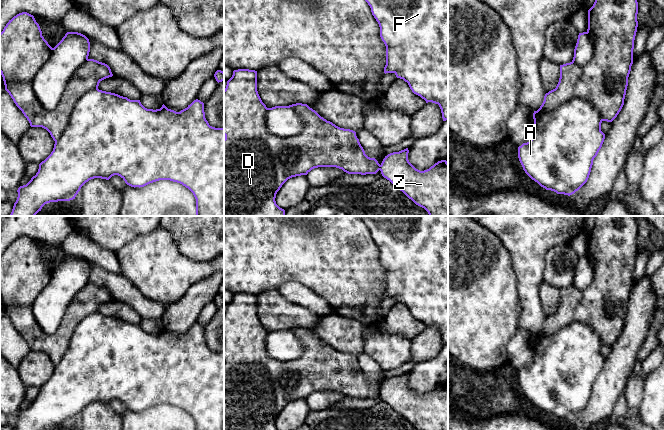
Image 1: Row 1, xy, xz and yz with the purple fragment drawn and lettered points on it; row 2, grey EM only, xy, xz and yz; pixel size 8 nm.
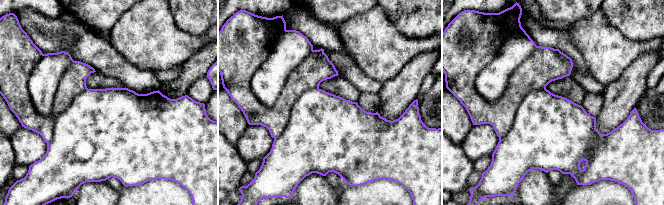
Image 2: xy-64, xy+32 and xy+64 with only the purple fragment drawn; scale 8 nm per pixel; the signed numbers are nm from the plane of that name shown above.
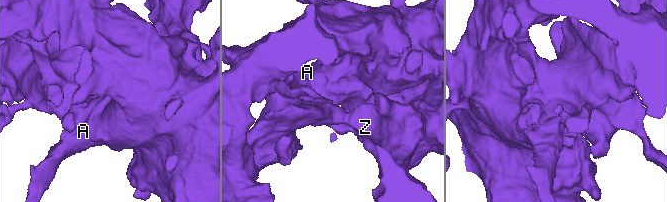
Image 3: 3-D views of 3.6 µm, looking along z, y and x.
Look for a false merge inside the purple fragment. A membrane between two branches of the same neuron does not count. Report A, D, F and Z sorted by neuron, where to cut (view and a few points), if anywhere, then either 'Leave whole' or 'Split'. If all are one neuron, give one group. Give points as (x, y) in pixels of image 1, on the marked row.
Groups: A D F Z. No split. Leave whole

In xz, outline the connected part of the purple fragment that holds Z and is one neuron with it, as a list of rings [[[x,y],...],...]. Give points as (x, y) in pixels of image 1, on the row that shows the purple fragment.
[[[234,70],[232,77],[227,81],[226,88],[224,89],[224,136],[224,216],[286,216],[285,210],[276,204],[275,198],[277,192],[288,179],[296,176],[307,175],[312,169],[318,167],[336,167],[342,169],[348,174],[361,175],[376,174],[380,170],[384,178],[389,180],[416,205],[424,208],[428,212],[429,216],[448,216],[448,162],[446,160],[438,161],[429,169],[420,171],[409,162],[409,150],[406,148],[399,152],[388,154],[385,156],[382,163],[379,164],[375,158],[370,158],[365,154],[355,131],[340,128],[332,122],[327,121],[307,104],[296,103],[289,106],[275,106],[267,108],[262,102],[257,91],[257,71],[255,70]]]

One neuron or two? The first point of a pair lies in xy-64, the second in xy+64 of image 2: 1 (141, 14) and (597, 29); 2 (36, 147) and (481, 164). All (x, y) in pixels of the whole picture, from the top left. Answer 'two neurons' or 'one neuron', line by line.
1: one neuron
2: two neurons

